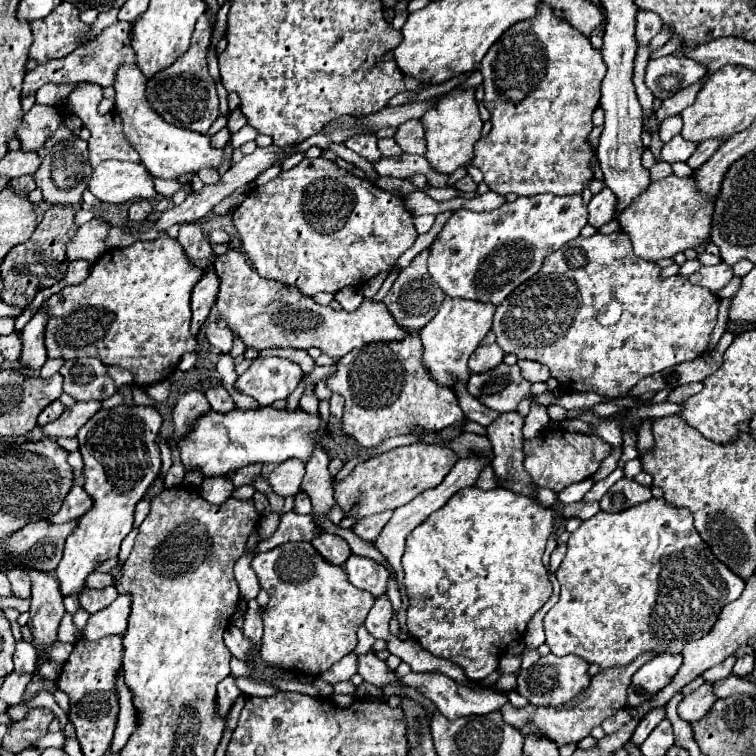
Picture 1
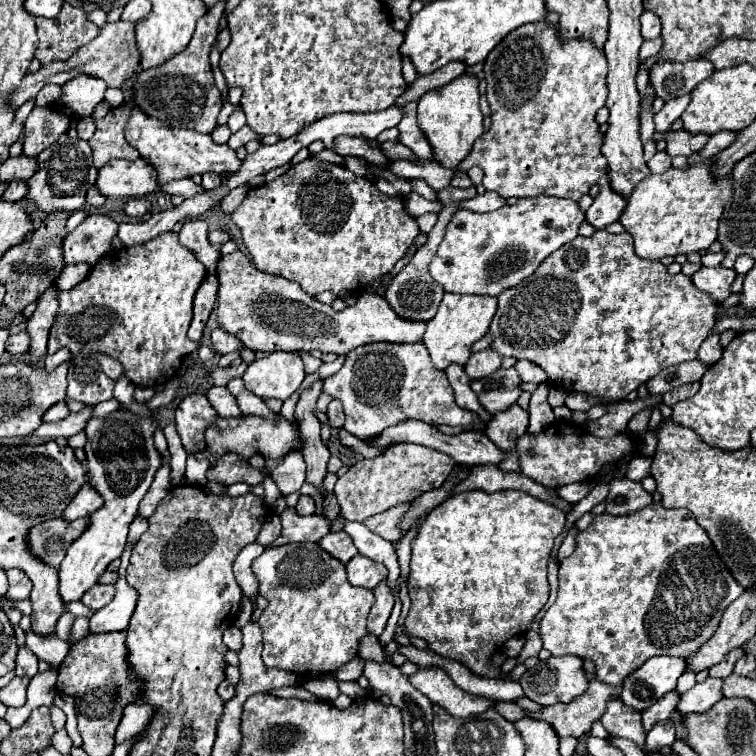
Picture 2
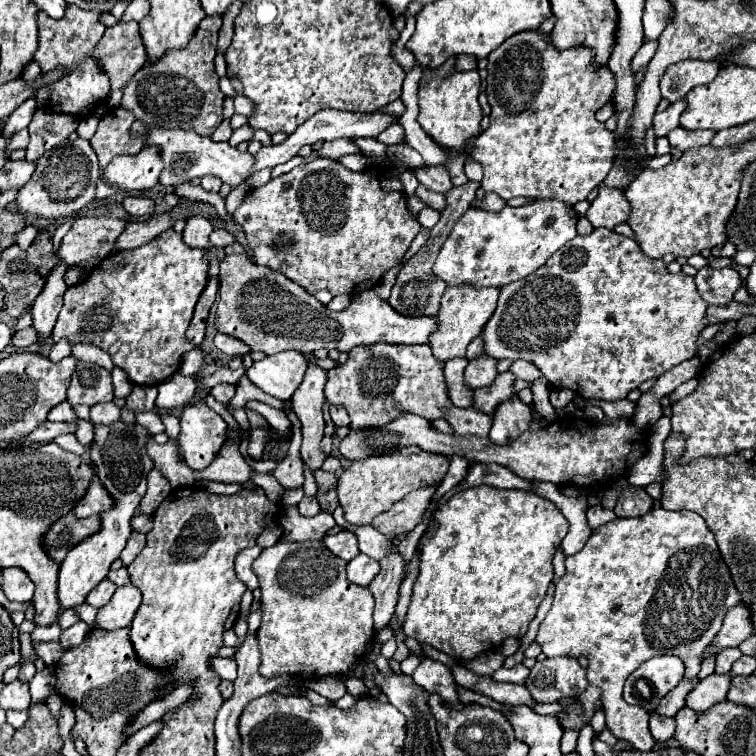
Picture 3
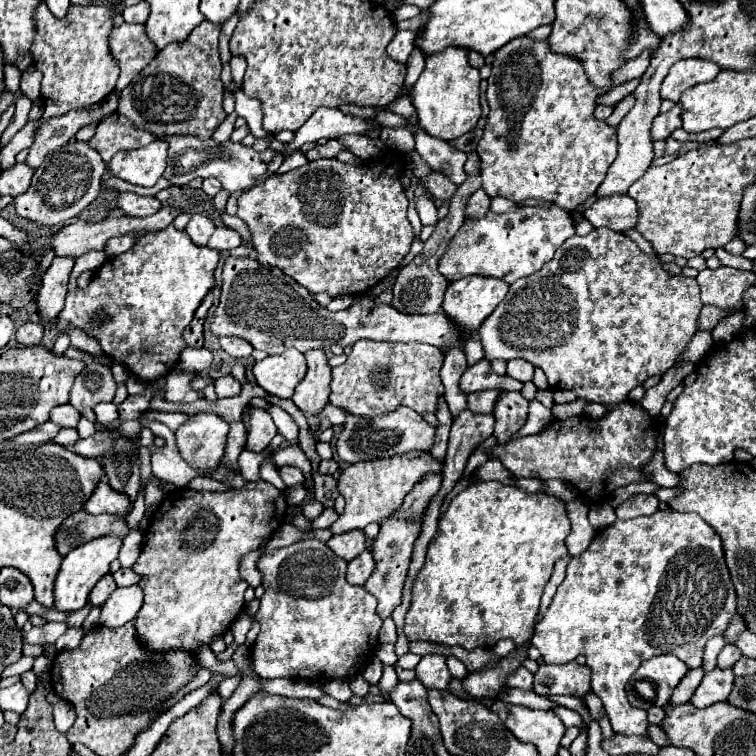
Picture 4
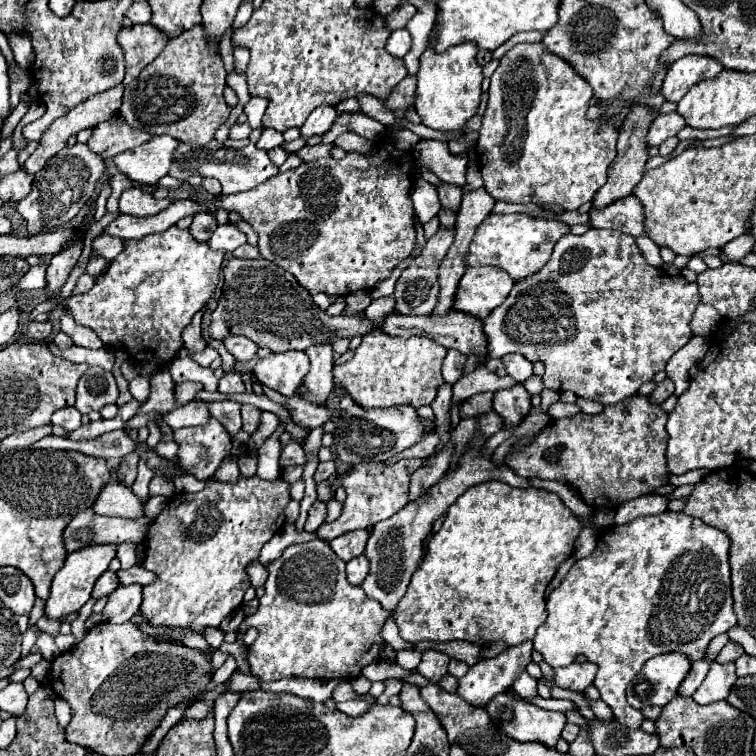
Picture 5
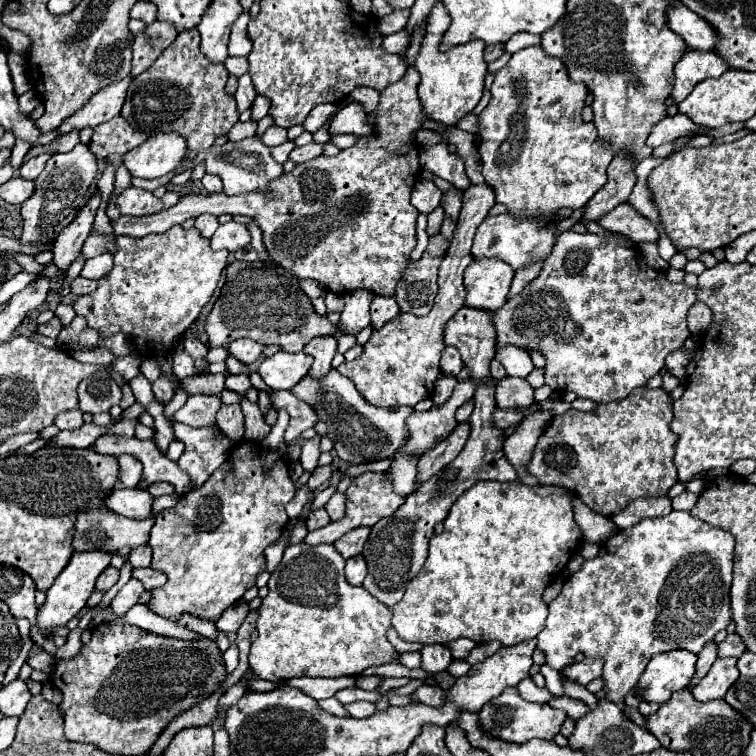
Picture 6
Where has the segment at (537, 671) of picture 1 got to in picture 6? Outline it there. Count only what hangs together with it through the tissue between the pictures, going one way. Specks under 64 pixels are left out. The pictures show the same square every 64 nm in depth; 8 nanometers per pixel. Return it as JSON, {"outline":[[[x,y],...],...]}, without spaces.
{"outline":[[[586,658],[582,662],[572,662],[562,670],[562,676],[570,682],[588,686],[594,678],[602,676],[602,660],[598,658]]]}

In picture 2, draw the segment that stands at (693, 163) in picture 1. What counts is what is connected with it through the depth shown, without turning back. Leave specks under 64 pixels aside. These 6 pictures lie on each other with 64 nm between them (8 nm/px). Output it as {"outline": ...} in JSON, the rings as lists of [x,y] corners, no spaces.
{"outline":[[[718,132],[716,136],[710,136],[706,146],[700,150],[702,158],[710,158],[712,154],[718,154],[726,144],[732,144],[732,140],[736,138],[734,132]]]}

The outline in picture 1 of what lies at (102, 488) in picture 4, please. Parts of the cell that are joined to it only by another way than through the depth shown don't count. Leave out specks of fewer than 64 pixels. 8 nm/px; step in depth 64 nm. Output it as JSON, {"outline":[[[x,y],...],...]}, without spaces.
{"outline":[[[72,486],[72,492],[68,492],[68,496],[64,498],[64,504],[62,504],[60,512],[56,512],[56,516],[50,516],[48,522],[60,524],[60,522],[76,520],[84,512],[88,512],[90,506],[92,506],[92,498],[84,492],[84,488],[82,486]]]}

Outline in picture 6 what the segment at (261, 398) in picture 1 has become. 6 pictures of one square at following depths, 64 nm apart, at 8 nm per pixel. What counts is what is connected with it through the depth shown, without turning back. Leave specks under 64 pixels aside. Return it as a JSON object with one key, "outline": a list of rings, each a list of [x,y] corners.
{"outline":[[[276,352],[270,358],[264,358],[264,362],[258,368],[258,374],[272,390],[292,390],[310,370],[312,356],[298,352]]]}

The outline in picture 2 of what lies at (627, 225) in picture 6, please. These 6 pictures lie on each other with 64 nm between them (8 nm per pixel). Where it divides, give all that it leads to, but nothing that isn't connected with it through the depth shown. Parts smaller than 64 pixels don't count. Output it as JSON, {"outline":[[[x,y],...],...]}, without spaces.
{"outline":[[[606,176],[598,180],[598,186],[600,186],[600,194],[594,198],[592,206],[586,210],[586,222],[600,230],[620,218],[620,214],[624,212],[626,200],[608,186]]]}

